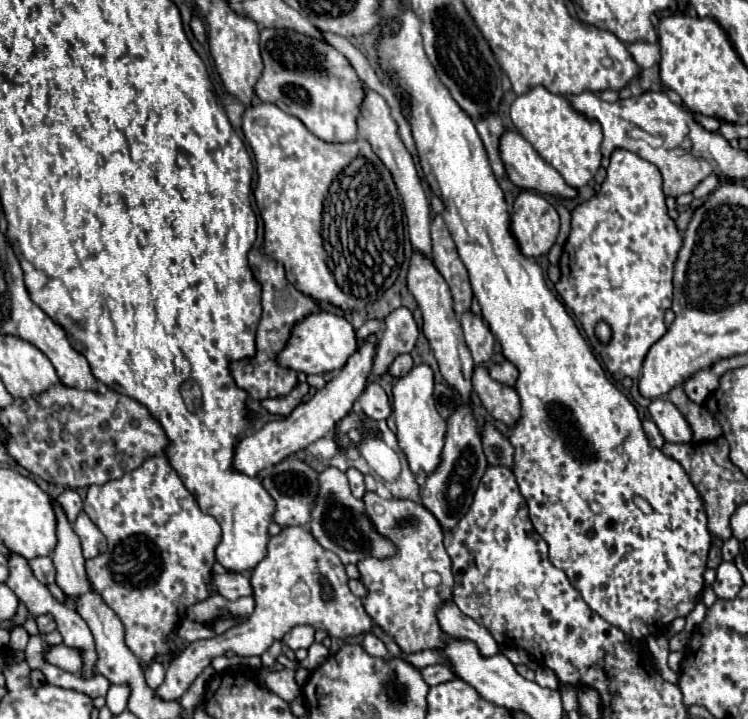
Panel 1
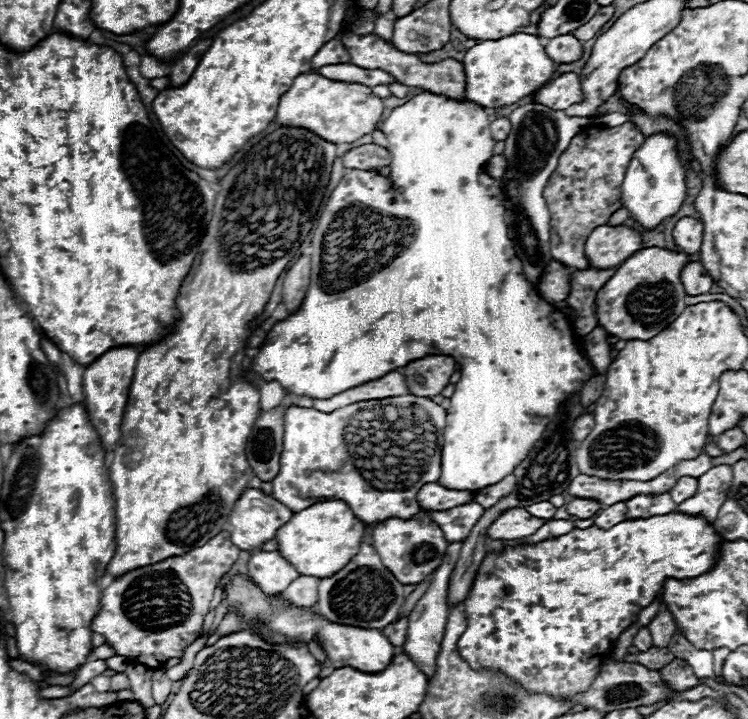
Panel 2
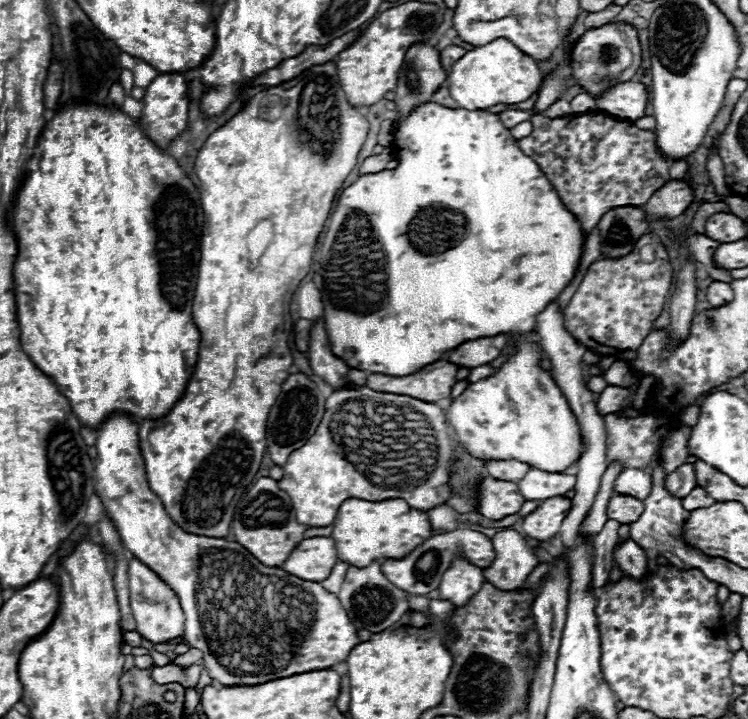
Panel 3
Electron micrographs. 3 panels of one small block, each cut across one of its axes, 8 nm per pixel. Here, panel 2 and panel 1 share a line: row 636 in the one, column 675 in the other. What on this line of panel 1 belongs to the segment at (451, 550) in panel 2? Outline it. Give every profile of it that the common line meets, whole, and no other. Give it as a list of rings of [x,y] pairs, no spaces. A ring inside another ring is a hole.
[[[666,398],[652,400],[652,404],[648,406],[648,412],[666,442],[690,442],[692,440],[692,430],[686,418],[670,400]]]

